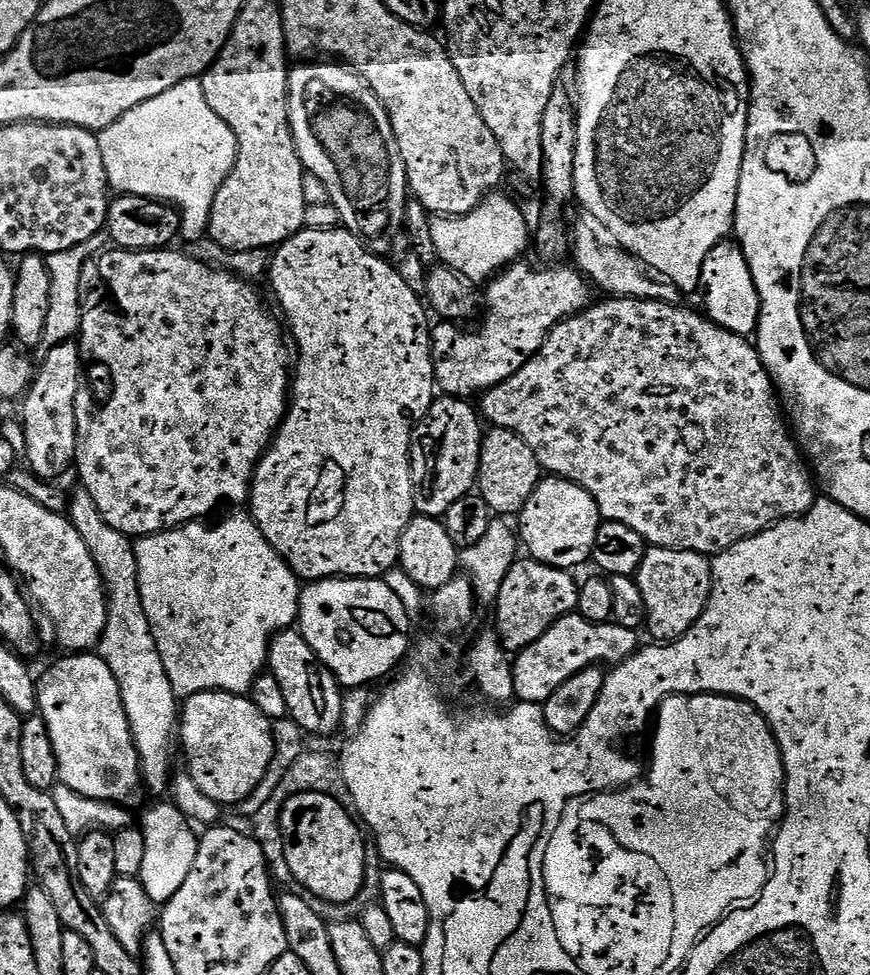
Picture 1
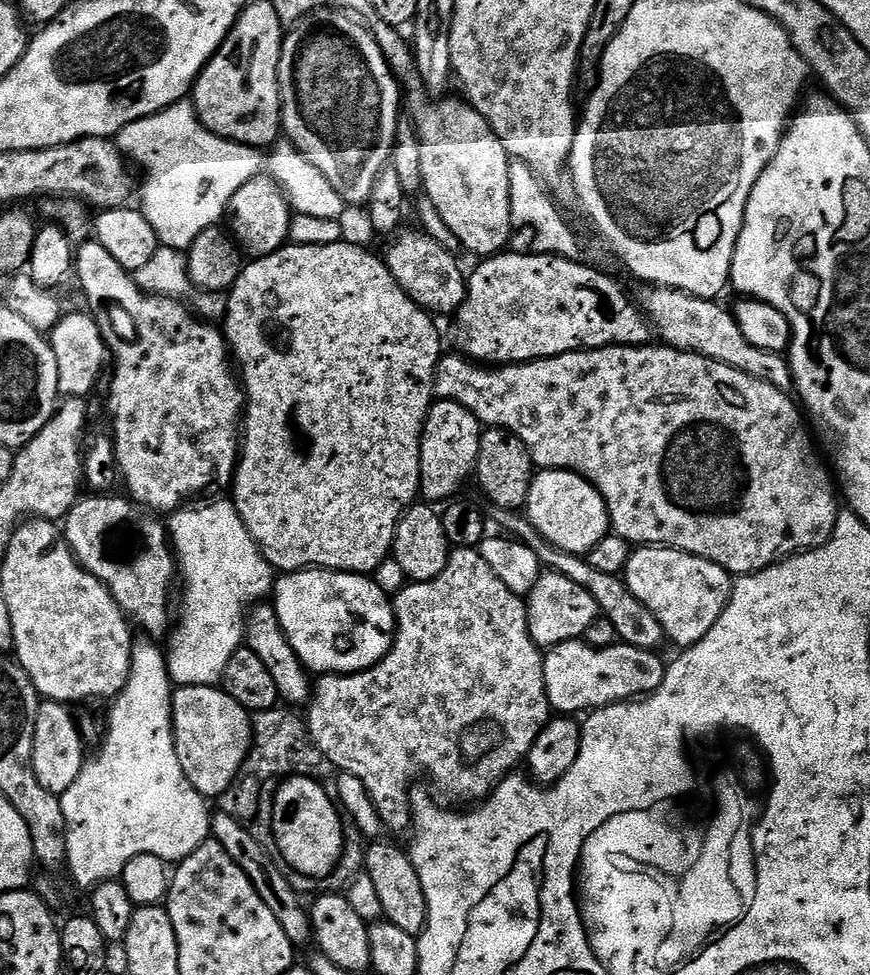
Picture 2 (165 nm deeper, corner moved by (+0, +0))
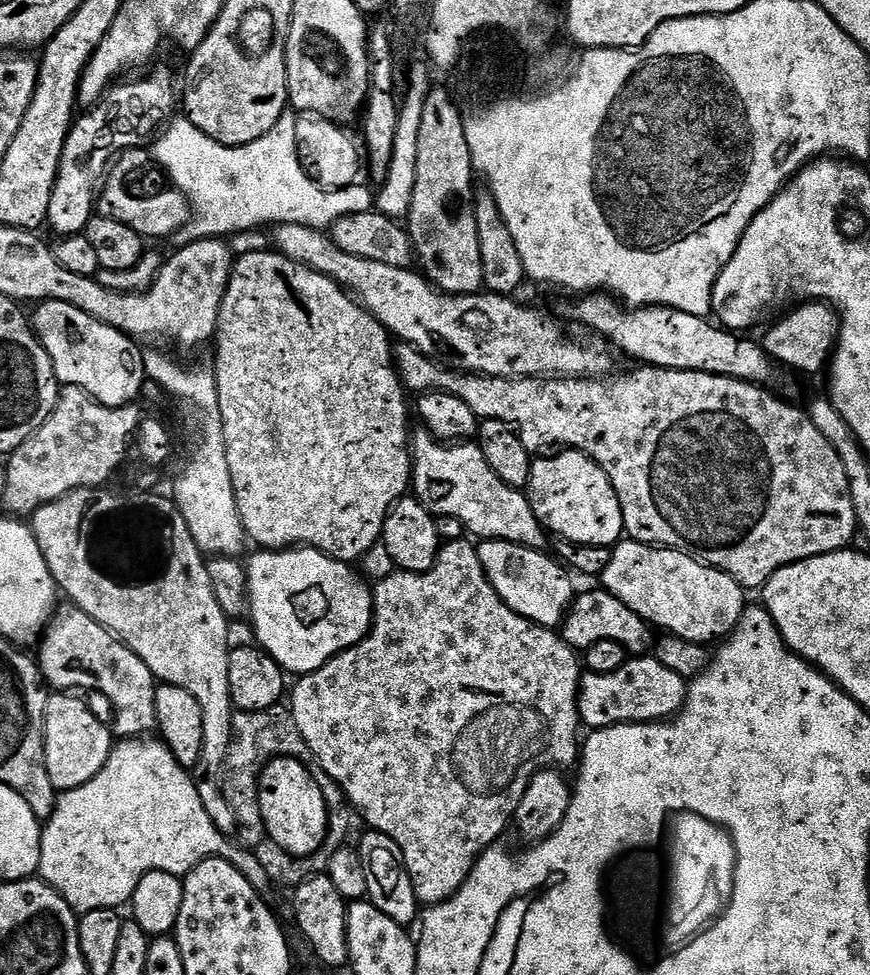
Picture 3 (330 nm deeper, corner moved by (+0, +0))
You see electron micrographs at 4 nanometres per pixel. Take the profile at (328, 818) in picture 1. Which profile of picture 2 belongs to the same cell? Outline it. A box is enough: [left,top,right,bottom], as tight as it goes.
[272,776,344,876]

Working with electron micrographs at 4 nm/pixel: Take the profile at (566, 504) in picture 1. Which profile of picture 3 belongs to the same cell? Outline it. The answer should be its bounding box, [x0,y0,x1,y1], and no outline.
[526,450,625,548]

